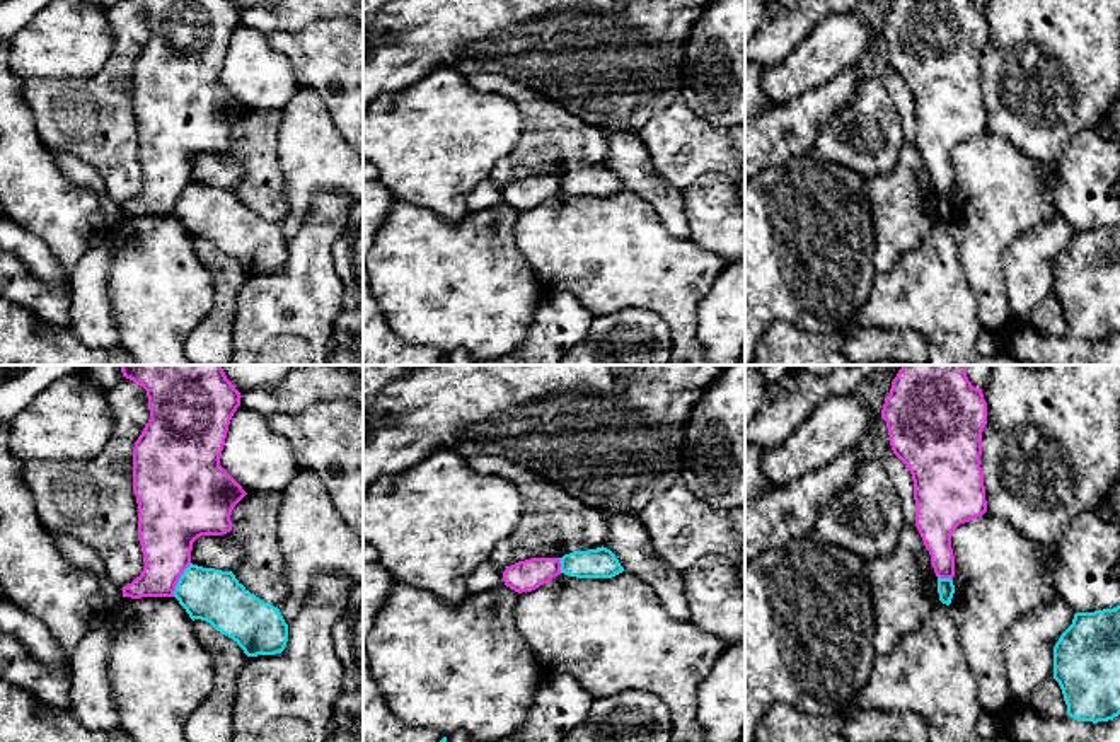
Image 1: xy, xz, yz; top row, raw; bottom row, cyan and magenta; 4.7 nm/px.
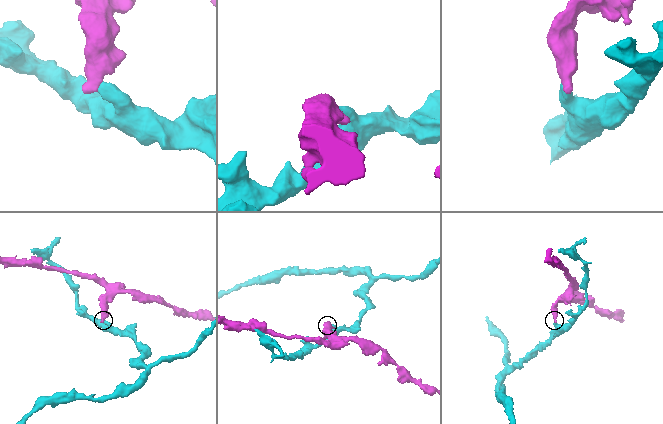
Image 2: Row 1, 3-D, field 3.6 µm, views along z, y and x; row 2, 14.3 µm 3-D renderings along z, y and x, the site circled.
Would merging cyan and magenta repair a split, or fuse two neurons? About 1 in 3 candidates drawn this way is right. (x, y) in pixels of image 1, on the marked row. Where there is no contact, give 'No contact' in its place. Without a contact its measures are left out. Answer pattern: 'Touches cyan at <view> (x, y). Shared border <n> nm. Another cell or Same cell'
Touches cyan at xy (179, 580). Shared border 180 nm. Another cell

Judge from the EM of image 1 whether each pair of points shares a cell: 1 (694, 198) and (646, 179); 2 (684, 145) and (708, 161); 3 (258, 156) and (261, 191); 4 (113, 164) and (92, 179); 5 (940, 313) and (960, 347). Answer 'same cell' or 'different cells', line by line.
1: different cells
2: same cell
3: same cell
4: different cells
5: same cell

